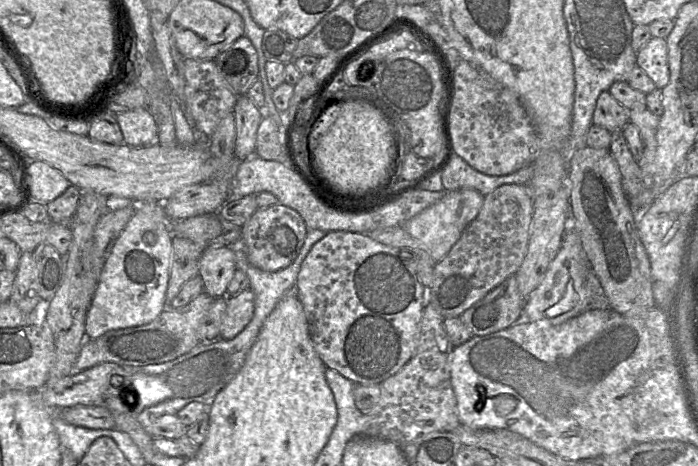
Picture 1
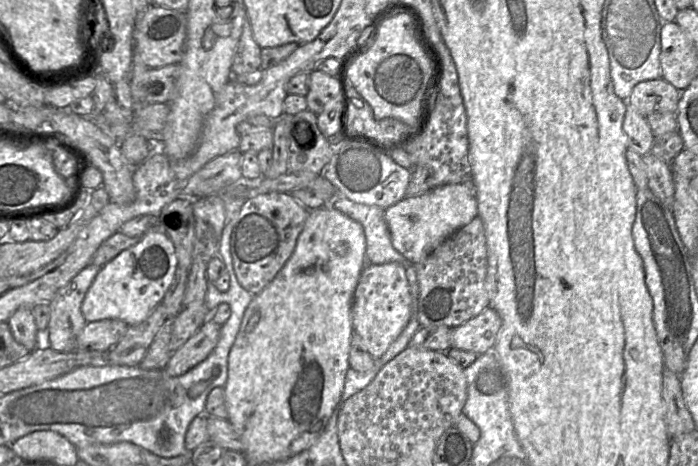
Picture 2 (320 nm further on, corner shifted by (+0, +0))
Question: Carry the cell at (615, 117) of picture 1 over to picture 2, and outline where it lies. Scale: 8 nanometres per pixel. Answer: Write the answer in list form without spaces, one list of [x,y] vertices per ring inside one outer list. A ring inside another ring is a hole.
[[[627,104],[626,107],[623,131],[627,136],[628,148],[641,155],[651,152],[655,135],[646,117],[630,104]]]

